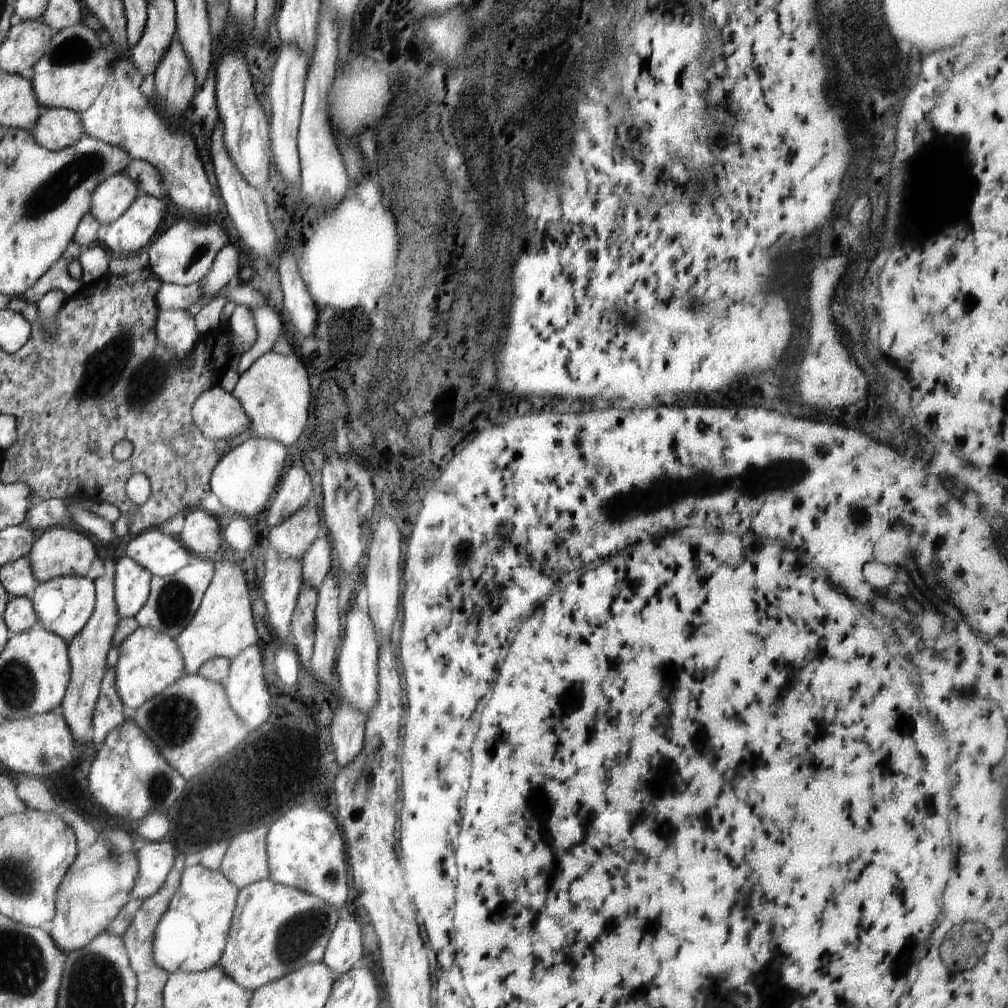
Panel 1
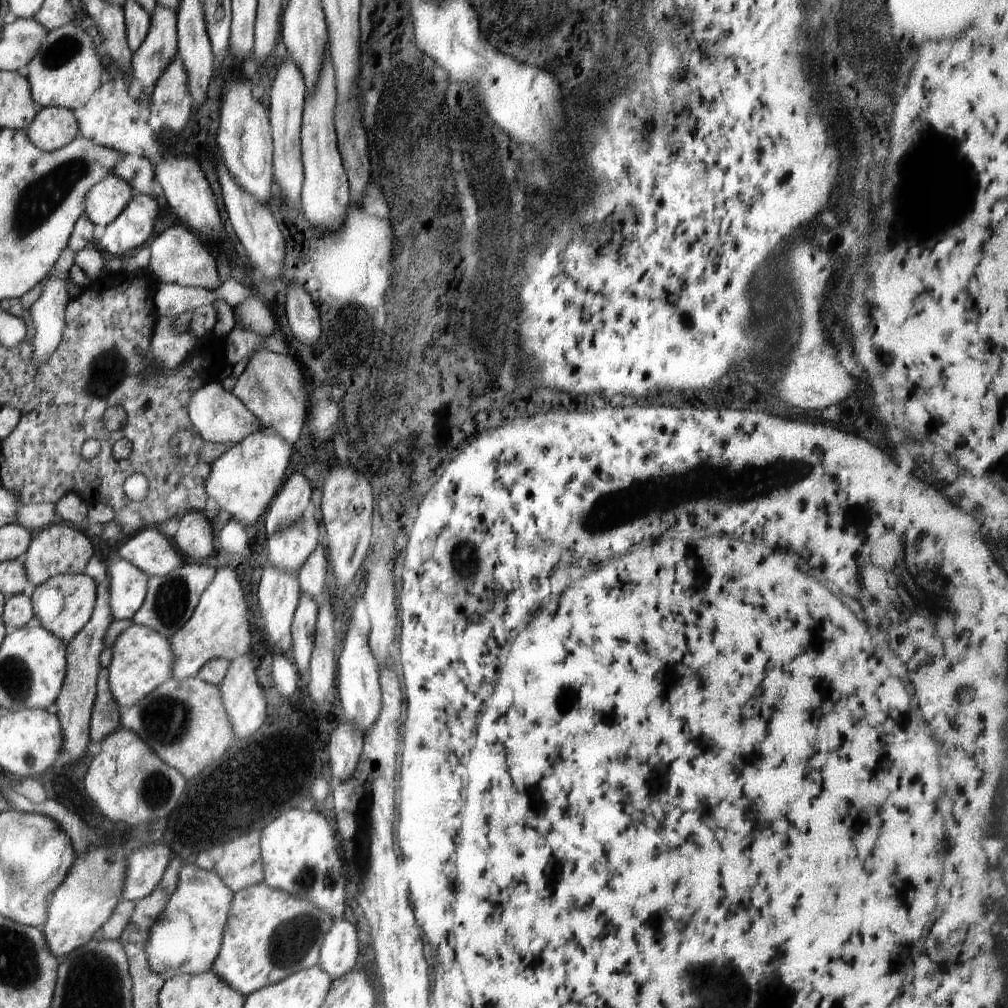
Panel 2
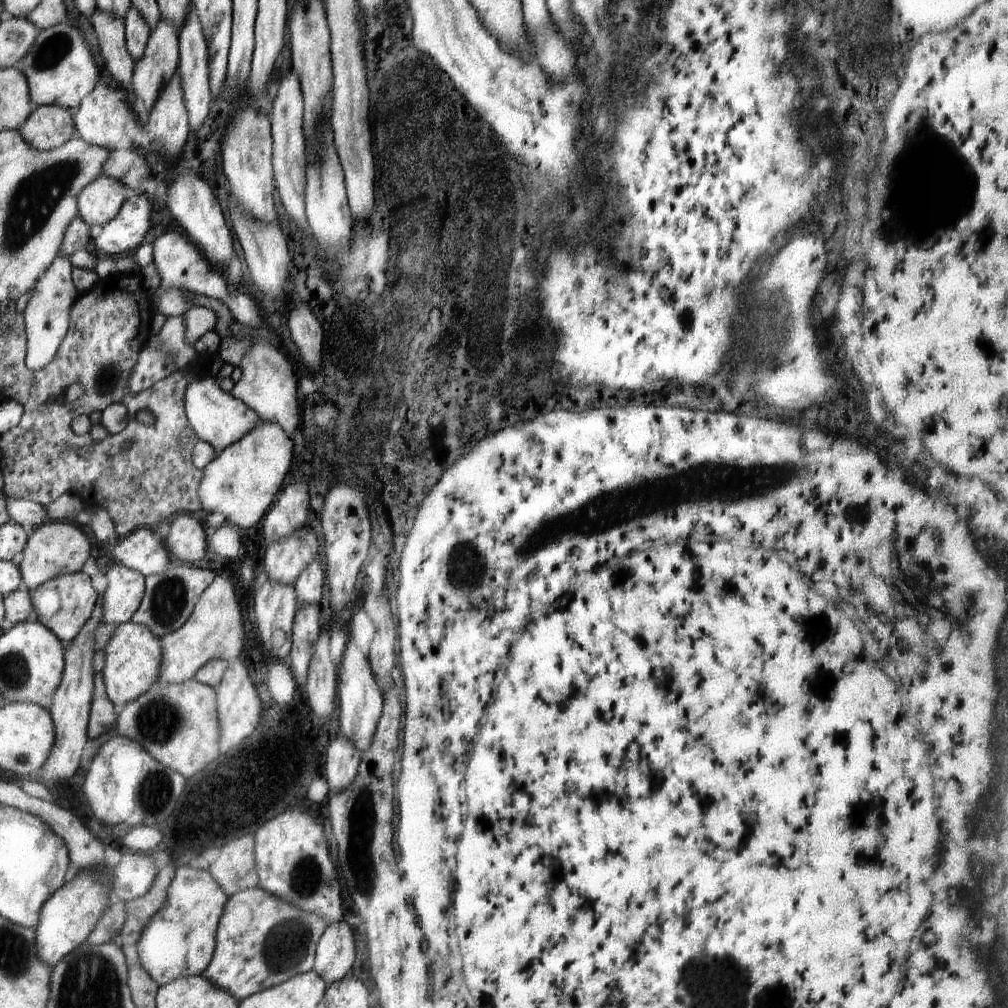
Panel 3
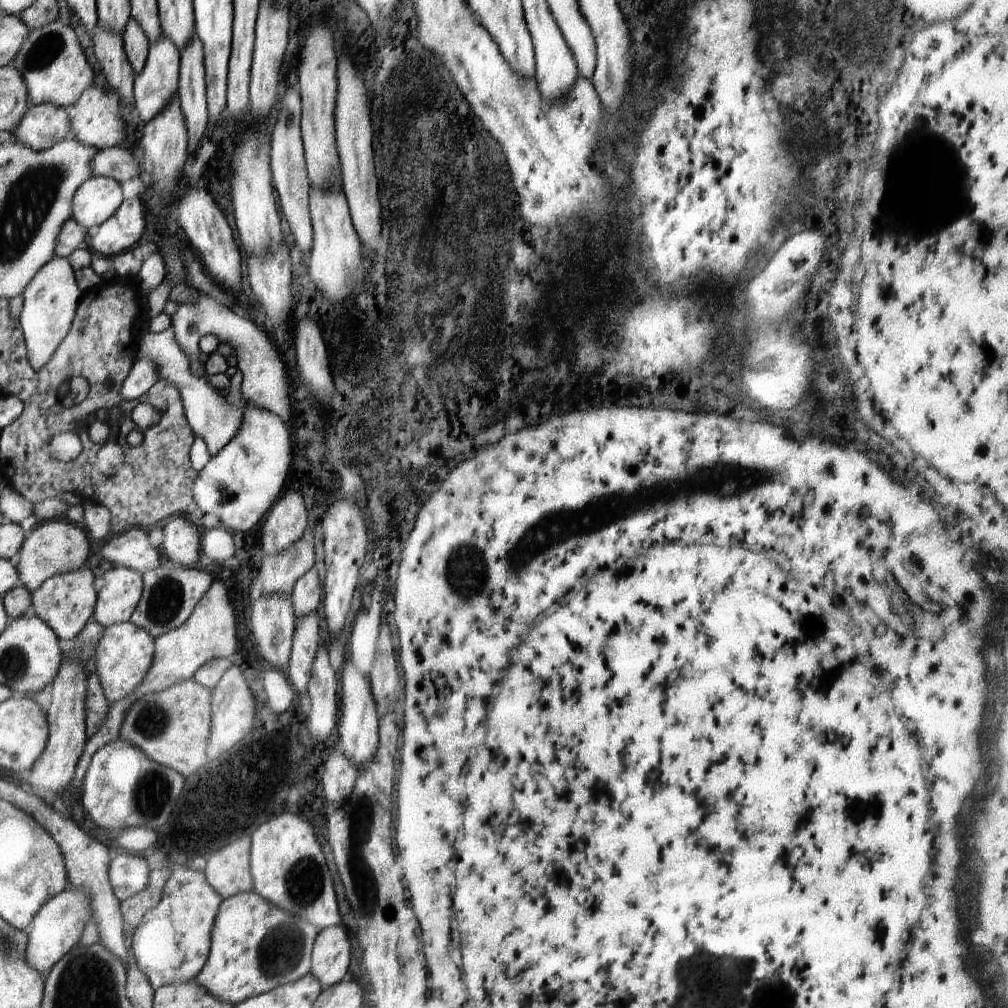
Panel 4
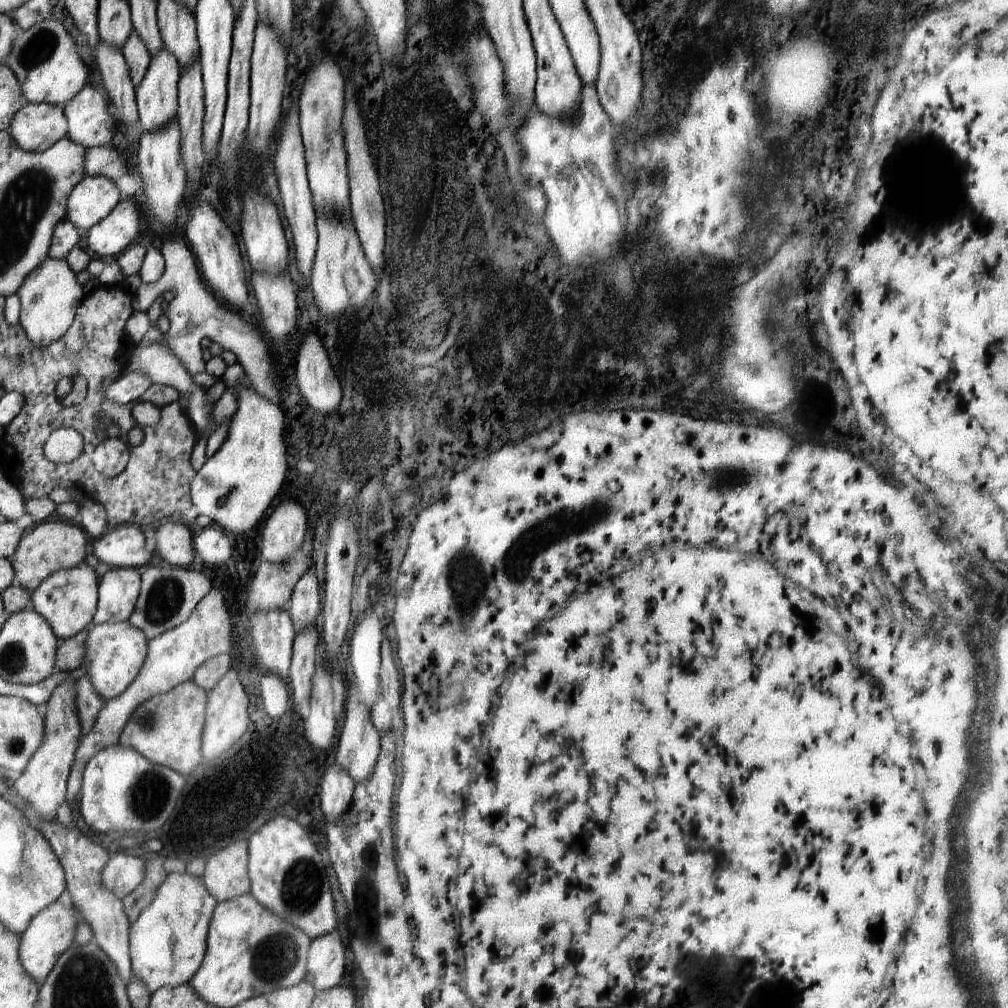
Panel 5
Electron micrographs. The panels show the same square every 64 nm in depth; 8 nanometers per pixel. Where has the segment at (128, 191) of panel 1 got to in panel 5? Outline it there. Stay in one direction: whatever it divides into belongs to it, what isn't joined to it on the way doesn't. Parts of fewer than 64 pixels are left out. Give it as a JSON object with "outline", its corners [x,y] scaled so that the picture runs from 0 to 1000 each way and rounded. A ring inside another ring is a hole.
{"outline":[[[104,175],[83,176],[69,191],[65,215],[78,230],[85,230],[103,218],[119,202],[119,190]]]}

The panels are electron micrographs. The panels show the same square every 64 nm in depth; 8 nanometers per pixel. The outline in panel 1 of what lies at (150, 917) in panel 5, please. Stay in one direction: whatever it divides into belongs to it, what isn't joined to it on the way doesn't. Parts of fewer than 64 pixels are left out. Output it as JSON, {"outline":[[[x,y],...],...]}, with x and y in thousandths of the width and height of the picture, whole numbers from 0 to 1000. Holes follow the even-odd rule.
{"outline":[[[198,857],[185,858],[178,883],[168,895],[153,926],[153,952],[157,958],[168,967],[177,962],[200,964],[214,958],[226,935],[236,884],[217,863],[208,863]]]}

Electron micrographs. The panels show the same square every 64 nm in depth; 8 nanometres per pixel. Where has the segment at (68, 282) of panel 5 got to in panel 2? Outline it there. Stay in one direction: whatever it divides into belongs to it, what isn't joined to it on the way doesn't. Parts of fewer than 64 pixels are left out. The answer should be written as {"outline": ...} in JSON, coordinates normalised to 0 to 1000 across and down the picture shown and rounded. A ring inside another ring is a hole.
{"outline":[[[65,246],[61,254],[58,255],[57,262],[53,264],[54,272],[50,272],[50,276],[46,276],[46,280],[42,280],[42,292],[36,300],[32,301],[29,306],[31,318],[28,318],[30,329],[32,331],[32,343],[34,343],[34,355],[32,361],[39,365],[44,359],[50,355],[62,337],[62,327],[65,323],[63,310],[70,296],[65,284],[65,278],[68,278],[68,268],[74,262],[75,249],[71,246]]]}

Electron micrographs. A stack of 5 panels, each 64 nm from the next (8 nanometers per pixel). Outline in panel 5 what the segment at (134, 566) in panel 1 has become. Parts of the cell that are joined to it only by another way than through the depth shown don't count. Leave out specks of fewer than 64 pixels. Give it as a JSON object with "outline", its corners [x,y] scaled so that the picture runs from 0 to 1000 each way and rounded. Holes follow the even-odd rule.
{"outline":[[[131,563],[112,563],[101,572],[99,596],[92,617],[111,619],[127,616],[139,585],[139,569]]]}

